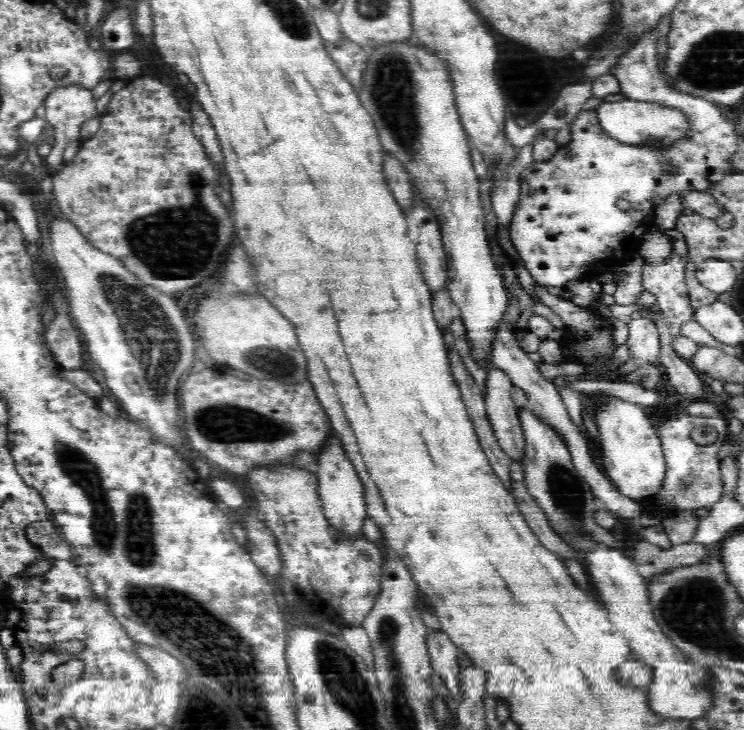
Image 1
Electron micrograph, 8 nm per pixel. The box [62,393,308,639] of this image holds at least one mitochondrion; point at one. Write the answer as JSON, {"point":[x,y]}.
{"point":[217,423]}

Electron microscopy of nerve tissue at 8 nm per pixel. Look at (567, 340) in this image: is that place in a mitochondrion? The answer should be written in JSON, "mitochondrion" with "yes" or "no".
{"mitochondrion":"no"}

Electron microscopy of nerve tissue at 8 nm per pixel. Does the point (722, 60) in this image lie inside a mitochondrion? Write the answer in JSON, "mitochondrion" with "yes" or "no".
{"mitochondrion":"yes"}

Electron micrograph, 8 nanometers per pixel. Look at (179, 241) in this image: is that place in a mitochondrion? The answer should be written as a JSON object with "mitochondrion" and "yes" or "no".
{"mitochondrion":"yes"}

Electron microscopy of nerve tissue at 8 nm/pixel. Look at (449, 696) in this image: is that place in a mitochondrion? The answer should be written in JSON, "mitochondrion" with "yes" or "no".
{"mitochondrion":"no"}

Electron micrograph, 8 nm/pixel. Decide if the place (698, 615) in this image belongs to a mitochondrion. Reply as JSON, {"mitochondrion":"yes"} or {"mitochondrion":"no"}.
{"mitochondrion":"yes"}

